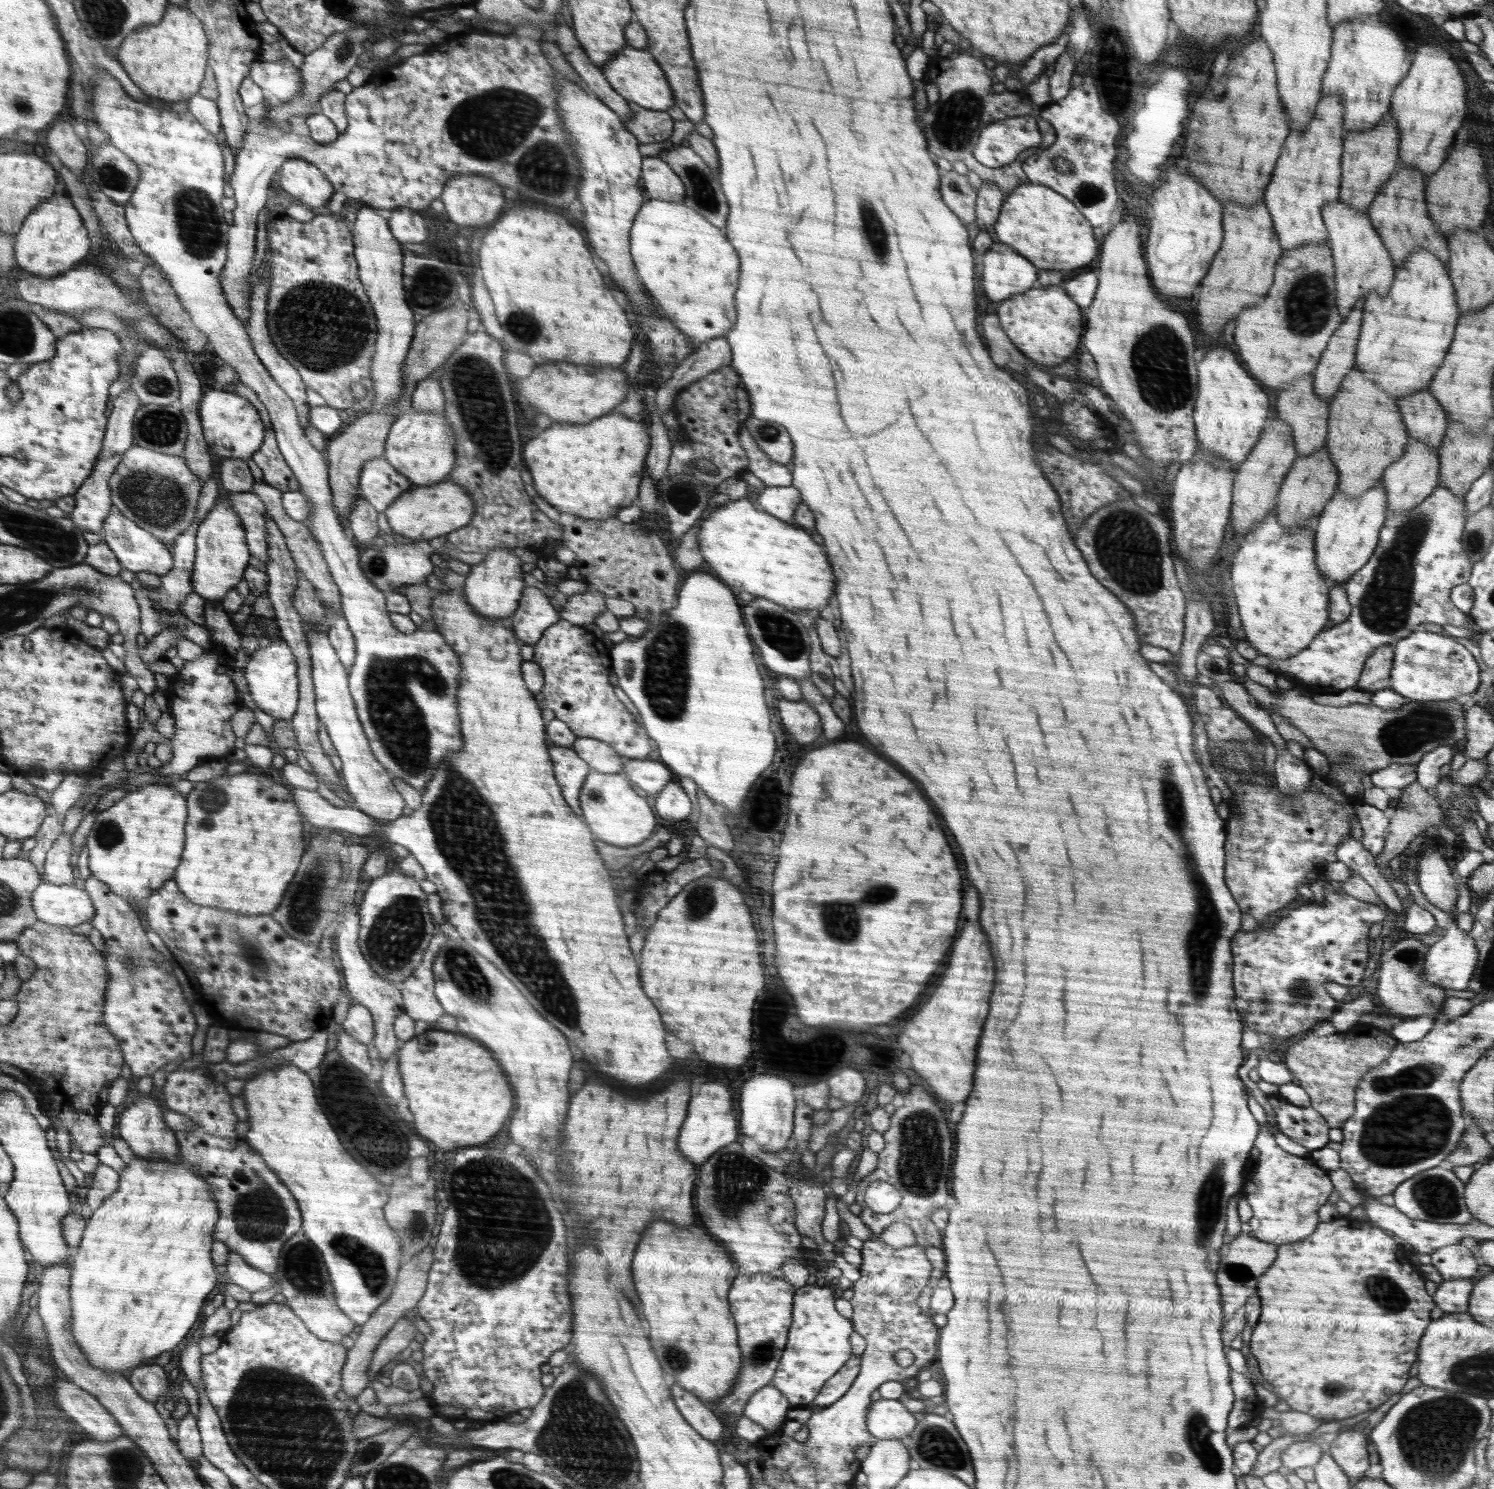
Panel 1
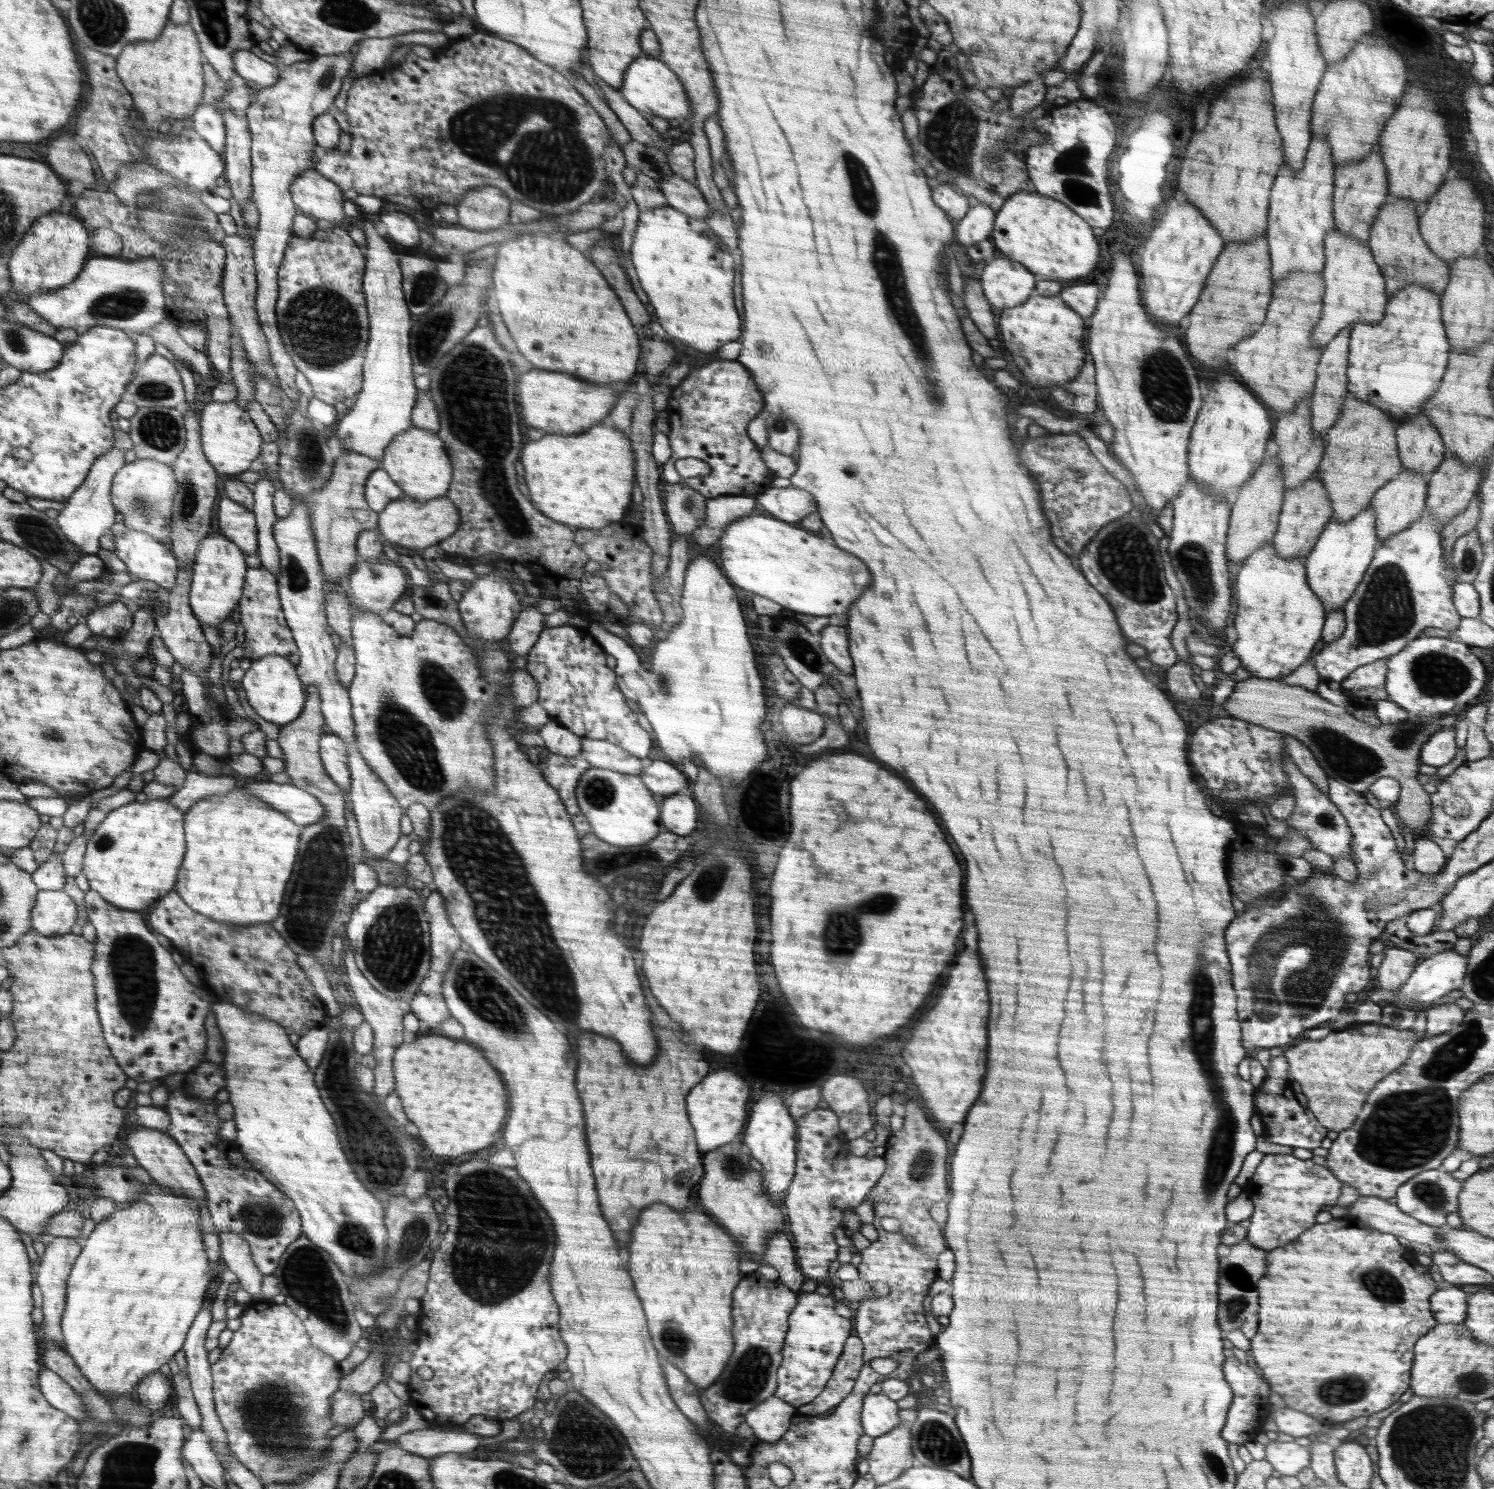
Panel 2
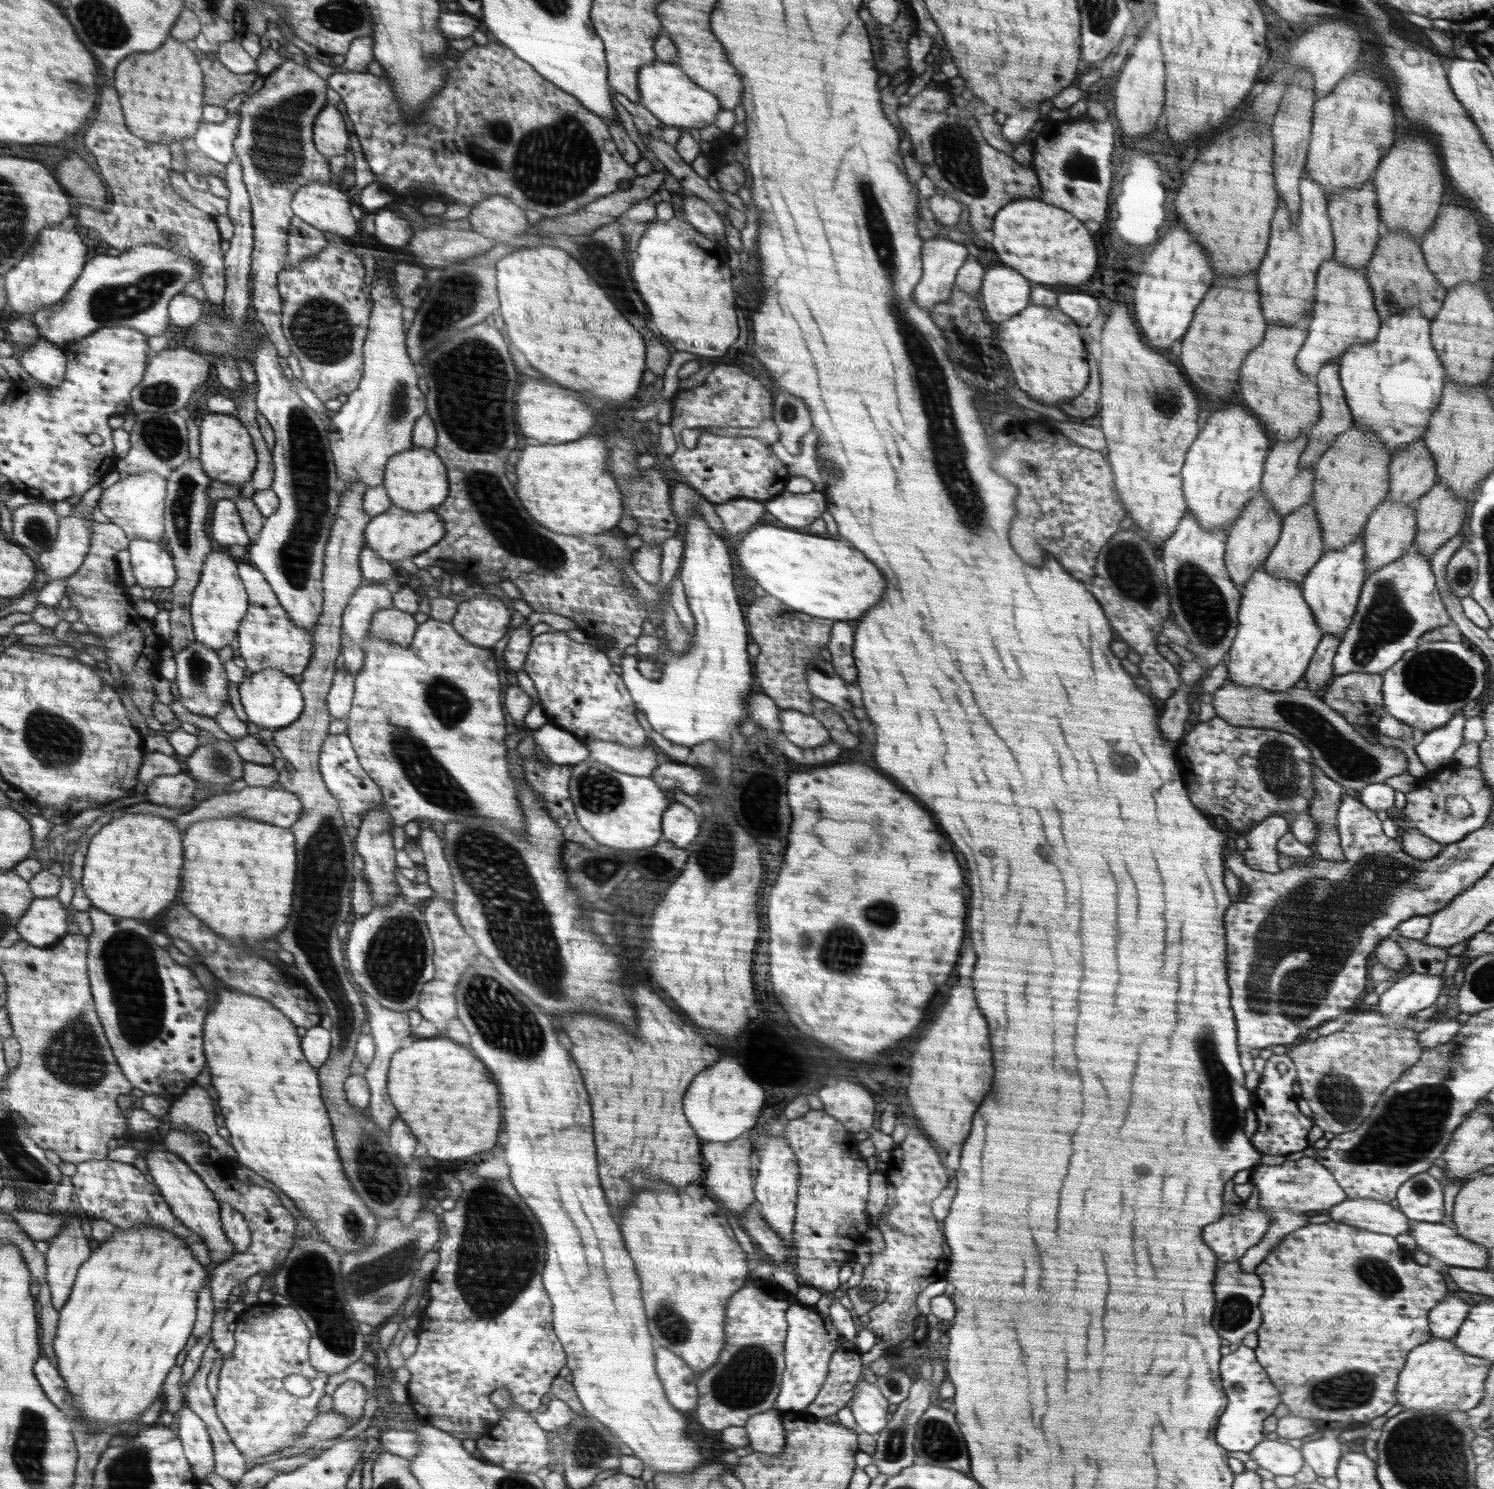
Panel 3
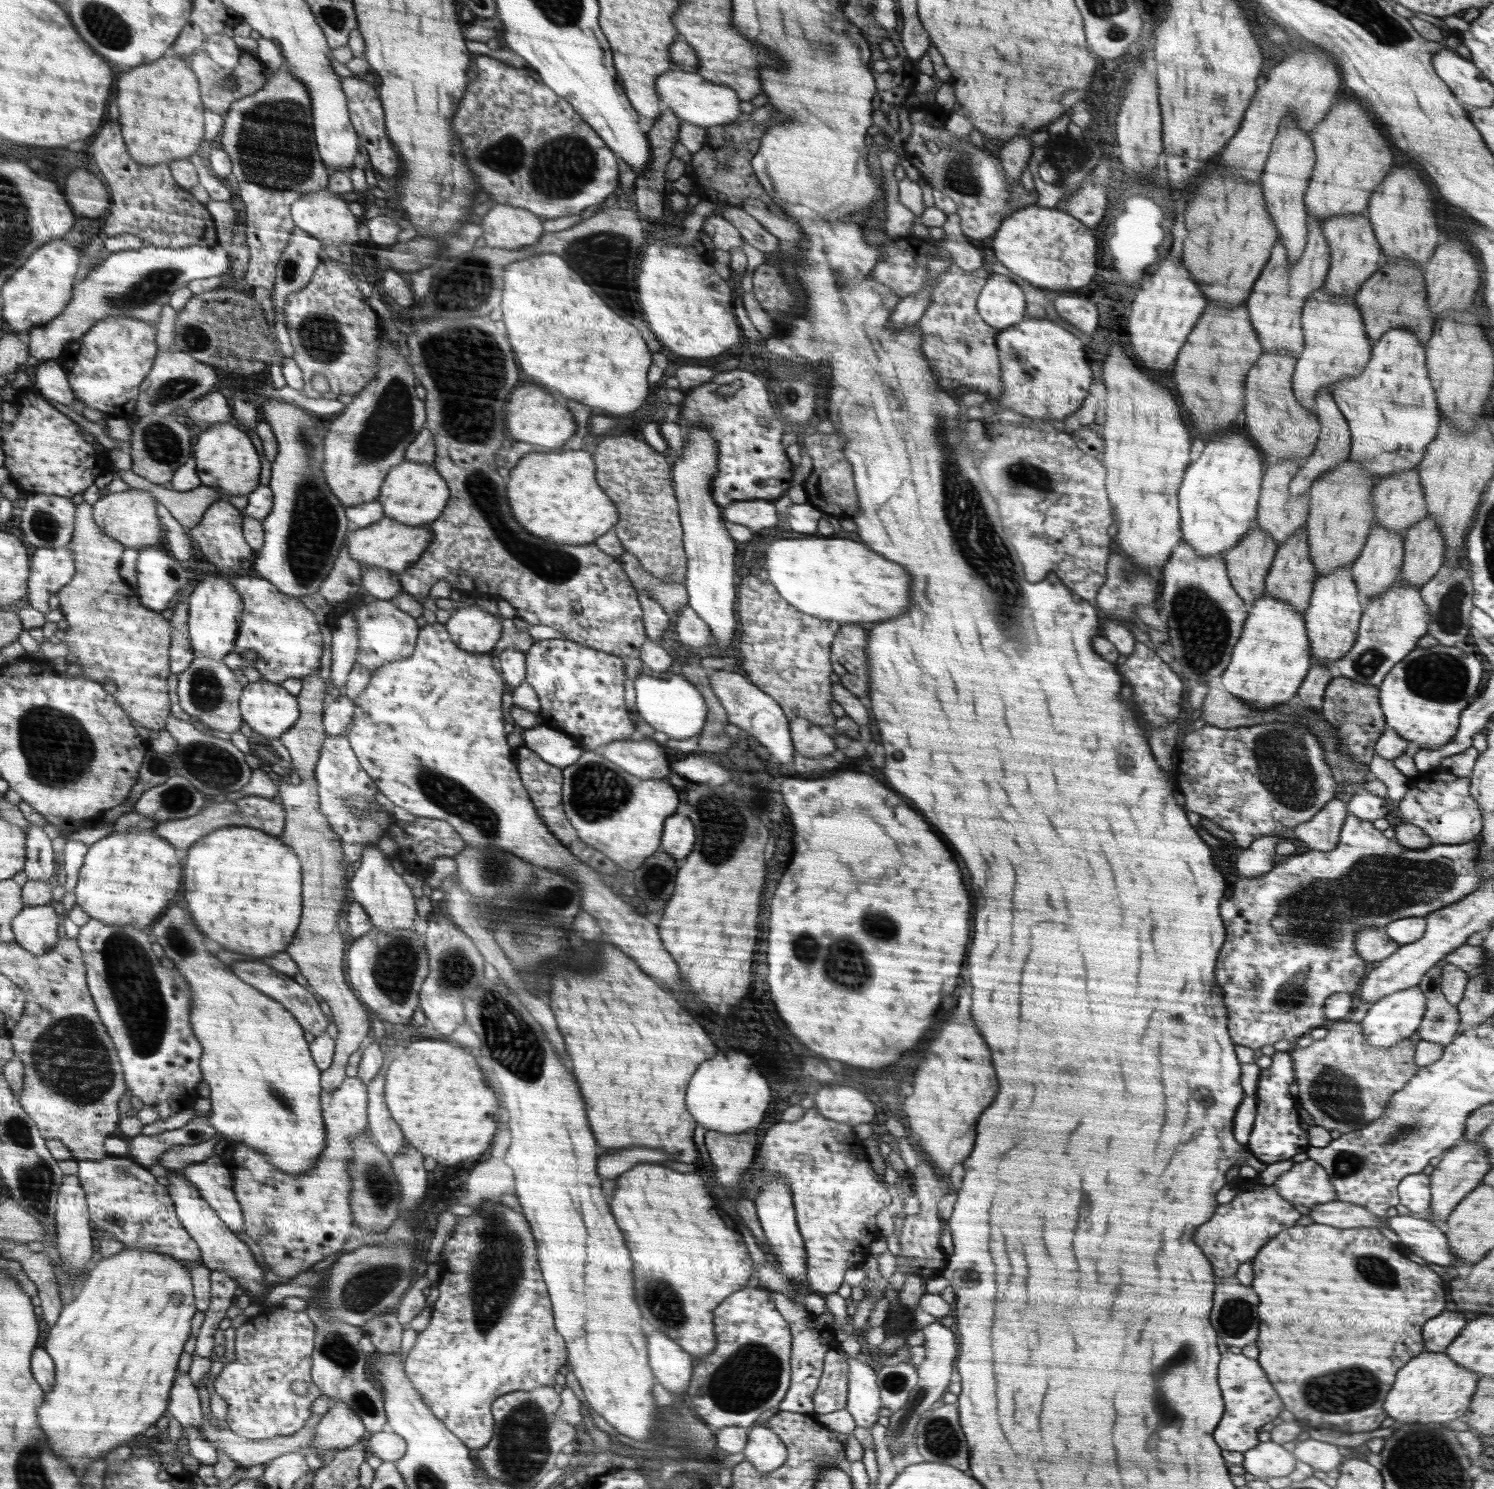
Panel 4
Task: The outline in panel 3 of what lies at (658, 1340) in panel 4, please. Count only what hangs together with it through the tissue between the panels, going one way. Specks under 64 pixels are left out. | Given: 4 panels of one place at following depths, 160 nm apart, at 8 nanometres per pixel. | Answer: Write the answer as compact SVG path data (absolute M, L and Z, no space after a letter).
M656 1348L659 1377L667 1390L667 1398L678 1410L696 1410L699 1392L696 1392L696 1376L680 1355L667 1348Z

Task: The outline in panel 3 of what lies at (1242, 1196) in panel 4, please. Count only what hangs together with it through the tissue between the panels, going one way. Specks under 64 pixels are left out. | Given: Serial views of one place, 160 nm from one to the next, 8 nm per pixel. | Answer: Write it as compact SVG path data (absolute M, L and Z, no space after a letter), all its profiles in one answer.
M1242 1207L1242 1210L1239 1210L1236 1214L1224 1214L1220 1218L1220 1222L1206 1226L1202 1238L1204 1238L1204 1244L1212 1246L1212 1250L1214 1250L1220 1262L1234 1262L1239 1261L1248 1248L1256 1246L1256 1242L1260 1242L1264 1238L1268 1228L1270 1228L1270 1216L1267 1212L1264 1212L1263 1208L1250 1210L1247 1207Z

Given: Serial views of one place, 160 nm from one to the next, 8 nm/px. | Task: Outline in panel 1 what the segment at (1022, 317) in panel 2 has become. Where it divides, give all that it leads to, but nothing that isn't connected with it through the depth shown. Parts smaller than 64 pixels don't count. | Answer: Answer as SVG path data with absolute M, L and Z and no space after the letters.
M1032 288L1024 294L1004 300L996 312L1004 332L1014 342L1014 346L1038 366L1056 368L1068 361L1068 358L1074 358L1072 354L1078 348L1084 324L1080 308L1070 300L1070 296L1062 288Z

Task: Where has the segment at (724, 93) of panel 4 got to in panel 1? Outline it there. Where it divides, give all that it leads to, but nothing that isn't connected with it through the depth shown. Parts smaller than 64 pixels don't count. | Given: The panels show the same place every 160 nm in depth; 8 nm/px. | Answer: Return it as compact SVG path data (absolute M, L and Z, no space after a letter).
M626 44L618 54L611 58L610 62L602 66L601 70L610 86L627 102L634 102L638 106L647 107L648 110L664 111L675 104L674 92L667 81L666 72L648 50Z

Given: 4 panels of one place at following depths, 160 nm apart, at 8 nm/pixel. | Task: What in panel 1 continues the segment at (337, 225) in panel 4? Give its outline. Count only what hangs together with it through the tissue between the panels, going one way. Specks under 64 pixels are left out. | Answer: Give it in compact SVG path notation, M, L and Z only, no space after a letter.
M304 158L287 160L278 172L279 186L298 203L307 204L312 209L324 208L332 198L335 187L327 175Z

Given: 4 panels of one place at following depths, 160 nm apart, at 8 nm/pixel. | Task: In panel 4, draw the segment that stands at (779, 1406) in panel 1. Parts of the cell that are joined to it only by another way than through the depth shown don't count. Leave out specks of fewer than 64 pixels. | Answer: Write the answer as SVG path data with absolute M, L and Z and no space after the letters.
M761 1420L751 1427L749 1439L744 1447L745 1460L759 1472L779 1469L787 1460L787 1447L782 1438Z

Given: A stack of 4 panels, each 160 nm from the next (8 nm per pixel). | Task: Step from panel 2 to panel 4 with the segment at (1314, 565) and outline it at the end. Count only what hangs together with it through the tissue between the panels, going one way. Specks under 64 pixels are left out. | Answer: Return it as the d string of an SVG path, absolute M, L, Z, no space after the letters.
M1347 564L1330 574L1318 576L1312 586L1309 607L1303 616L1311 646L1311 665L1323 664L1332 668L1354 646L1364 608L1352 580L1351 568L1352 564Z

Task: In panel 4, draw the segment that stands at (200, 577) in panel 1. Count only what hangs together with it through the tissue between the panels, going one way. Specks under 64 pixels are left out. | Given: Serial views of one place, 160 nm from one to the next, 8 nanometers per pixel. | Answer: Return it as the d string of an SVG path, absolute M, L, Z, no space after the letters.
M203 576L189 597L187 625L194 657L203 655L222 661L226 654L233 652L243 610L242 599L228 580Z

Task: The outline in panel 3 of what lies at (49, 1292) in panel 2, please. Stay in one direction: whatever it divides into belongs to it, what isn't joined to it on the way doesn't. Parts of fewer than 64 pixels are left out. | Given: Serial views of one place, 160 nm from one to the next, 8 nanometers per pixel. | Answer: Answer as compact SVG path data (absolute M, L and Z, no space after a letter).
M68 1218L66 1225L49 1241L49 1249L45 1255L46 1282L52 1308L59 1312L70 1300L80 1267L90 1257L90 1246L80 1228L80 1222Z

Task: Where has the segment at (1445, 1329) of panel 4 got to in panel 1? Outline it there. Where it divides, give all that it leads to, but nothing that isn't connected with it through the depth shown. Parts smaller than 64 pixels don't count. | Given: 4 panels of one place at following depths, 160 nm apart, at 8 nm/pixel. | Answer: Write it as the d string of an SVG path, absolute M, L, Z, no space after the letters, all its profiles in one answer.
M1474 1279L1443 1281L1439 1284L1433 1297L1435 1306L1438 1306L1440 1310L1444 1310L1444 1314L1466 1311L1474 1283Z

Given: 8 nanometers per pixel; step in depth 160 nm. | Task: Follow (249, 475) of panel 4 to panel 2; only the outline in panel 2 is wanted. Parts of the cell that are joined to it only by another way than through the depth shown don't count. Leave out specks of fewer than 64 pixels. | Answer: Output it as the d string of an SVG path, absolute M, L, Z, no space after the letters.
M235 401L207 403L199 411L202 450L218 474L236 475L248 470L254 459L259 458L264 444L259 427L251 415Z

